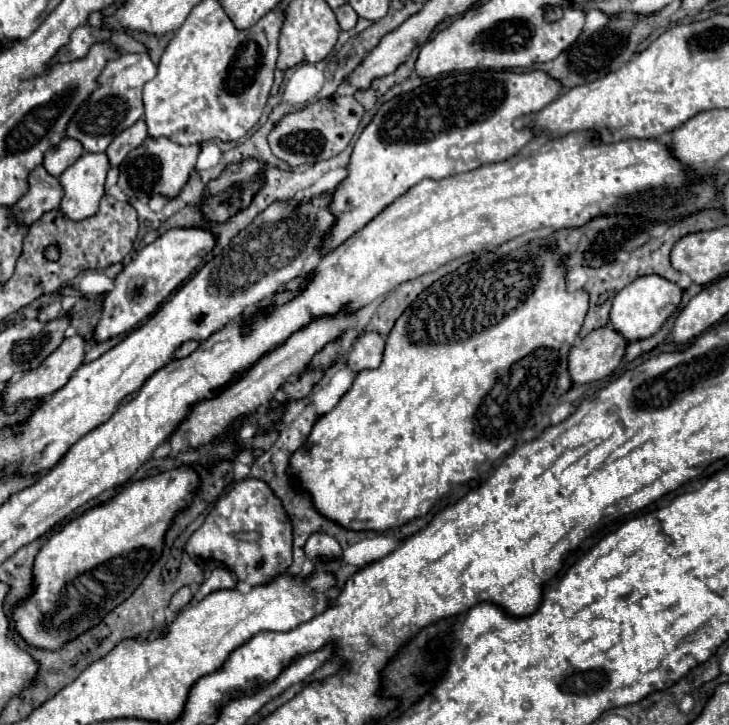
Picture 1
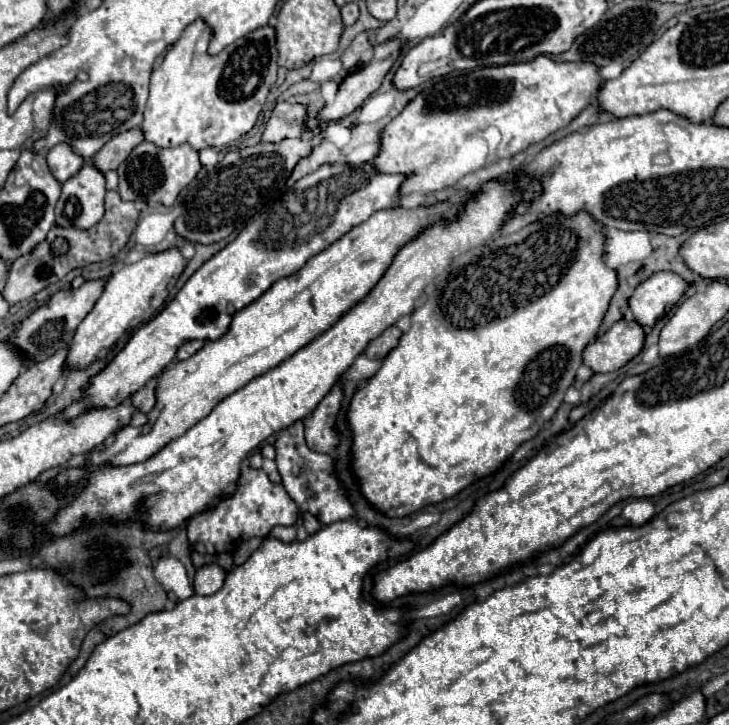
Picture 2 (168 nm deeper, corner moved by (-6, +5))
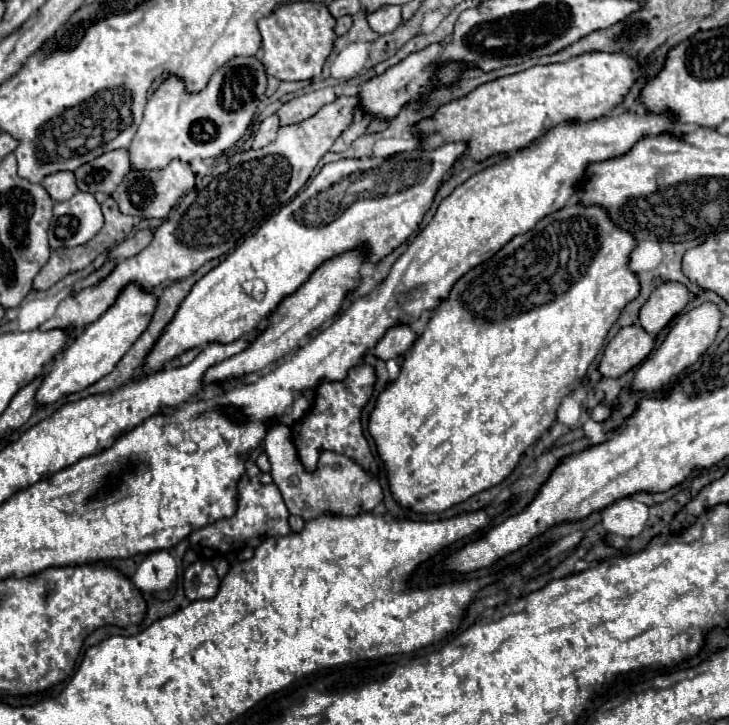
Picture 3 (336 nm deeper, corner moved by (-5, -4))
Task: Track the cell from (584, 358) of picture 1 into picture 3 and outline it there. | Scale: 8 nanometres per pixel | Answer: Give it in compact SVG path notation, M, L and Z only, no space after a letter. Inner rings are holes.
M640 325L622 327L604 349L598 371L602 377L620 377L642 363L654 349L654 337Z

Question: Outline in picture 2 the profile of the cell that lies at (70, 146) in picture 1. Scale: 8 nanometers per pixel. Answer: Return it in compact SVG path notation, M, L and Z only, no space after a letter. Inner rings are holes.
M57 144L47 152L47 164L59 182L75 176L75 172L79 172L79 168L83 166L83 162L85 162L83 156L75 154L69 144Z

